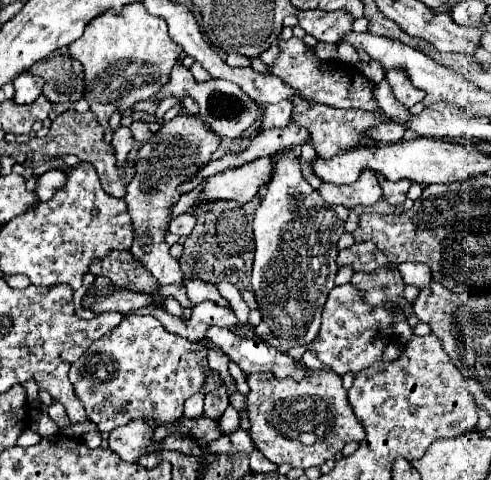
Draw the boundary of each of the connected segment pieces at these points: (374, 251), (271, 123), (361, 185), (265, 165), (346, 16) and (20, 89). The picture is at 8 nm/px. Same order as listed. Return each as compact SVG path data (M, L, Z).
M362 242L350 246L348 250L340 250L338 264L352 266L356 272L374 272L378 268L390 266L388 258L372 242Z
M292 102L262 106L262 110L264 110L264 126L262 128L280 128L292 120Z
M364 172L358 182L348 184L348 186L332 186L332 184L322 184L320 196L328 204L342 204L346 208L354 206L372 206L382 198L380 186L374 174Z
M264 156L244 166L224 170L208 178L206 186L202 188L192 208L198 208L204 202L216 202L216 200L234 200L240 204L248 204L260 192L260 188L270 182L272 172L274 172L272 156Z
M308 10L304 14L298 14L300 26L312 34L318 42L332 42L338 44L342 38L352 32L354 16L346 10L336 12L322 12L322 10Z
M22 72L18 78L14 78L14 88L16 88L14 102L16 104L32 104L42 94L42 86L44 86L44 78Z

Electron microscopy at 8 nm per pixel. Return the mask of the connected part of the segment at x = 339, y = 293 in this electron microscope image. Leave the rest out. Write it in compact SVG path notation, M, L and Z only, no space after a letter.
M342 284L342 286L334 286L334 290L328 294L328 302L324 306L324 312L322 312L322 328L320 328L320 334L318 338L308 346L310 352L314 352L318 356L318 360L322 360L324 364L328 364L338 376L344 376L346 372L352 372L352 374L358 374L360 370L366 370L370 366L374 366L376 362L382 360L382 352L384 348L374 348L374 342L382 342L386 340L386 346L390 344L394 332L394 316L392 316L392 306L384 304L384 306L370 306L364 302L360 290L354 286L354 284Z

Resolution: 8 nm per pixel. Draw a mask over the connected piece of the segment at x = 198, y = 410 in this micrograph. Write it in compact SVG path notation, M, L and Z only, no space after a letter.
M202 387L196 394L186 400L184 403L185 417L198 418L203 415L204 396L204 387Z

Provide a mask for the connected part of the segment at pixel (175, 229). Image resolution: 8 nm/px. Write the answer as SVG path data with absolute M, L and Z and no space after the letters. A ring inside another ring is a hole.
M184 212L184 214L180 214L178 218L174 218L170 222L170 232L176 234L176 236L188 236L192 232L194 224L196 224L196 216Z

